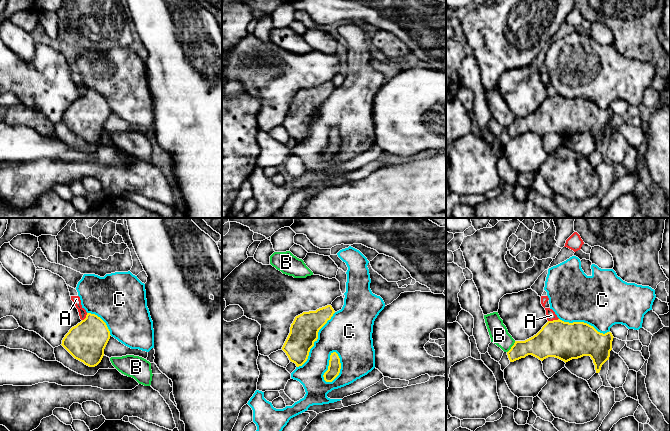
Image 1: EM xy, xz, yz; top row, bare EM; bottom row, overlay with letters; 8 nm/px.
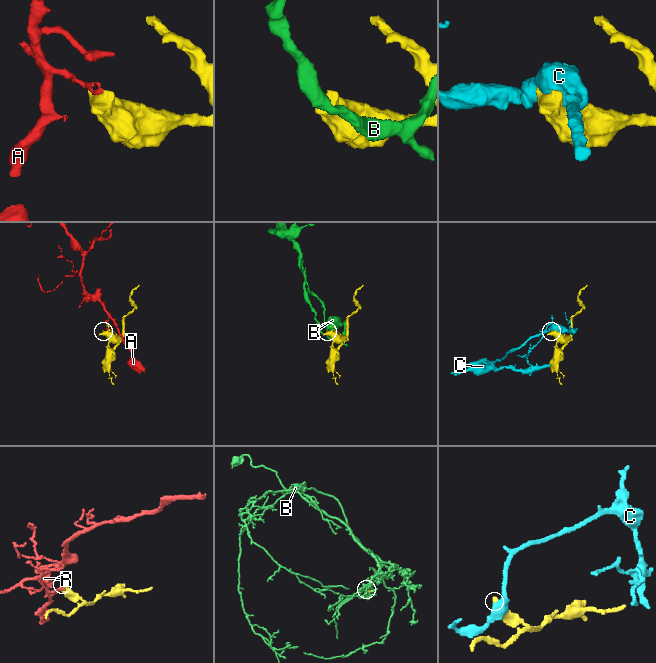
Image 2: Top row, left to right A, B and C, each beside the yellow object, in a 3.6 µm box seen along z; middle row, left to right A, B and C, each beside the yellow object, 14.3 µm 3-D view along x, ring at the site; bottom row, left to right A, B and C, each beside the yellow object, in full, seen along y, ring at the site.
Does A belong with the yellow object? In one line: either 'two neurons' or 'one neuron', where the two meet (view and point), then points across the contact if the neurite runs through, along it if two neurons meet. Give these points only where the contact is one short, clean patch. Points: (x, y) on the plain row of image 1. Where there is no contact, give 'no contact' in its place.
two neurons; meets yellow in yz at (553, 96); border along yz (558, 94), (548, 97)

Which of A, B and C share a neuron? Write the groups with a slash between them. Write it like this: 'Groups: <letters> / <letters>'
Groups: A / B / C

